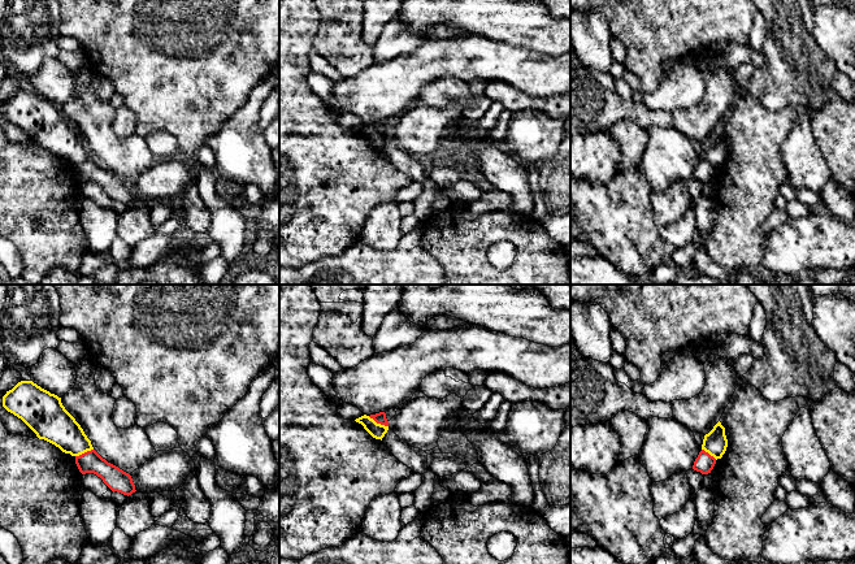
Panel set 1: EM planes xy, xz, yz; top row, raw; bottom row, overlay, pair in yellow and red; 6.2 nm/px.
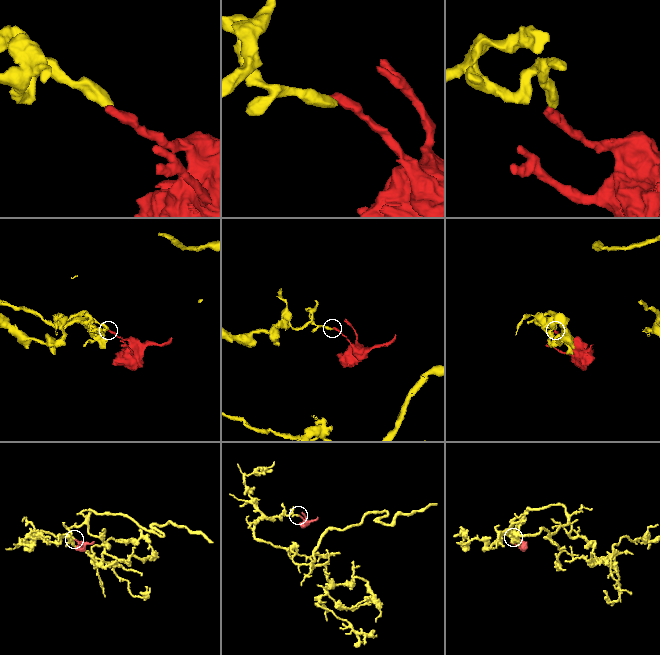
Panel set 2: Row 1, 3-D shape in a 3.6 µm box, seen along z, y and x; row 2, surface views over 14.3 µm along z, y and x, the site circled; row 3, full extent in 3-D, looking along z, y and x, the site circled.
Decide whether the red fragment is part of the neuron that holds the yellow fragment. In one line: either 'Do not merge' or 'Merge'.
Do not merge

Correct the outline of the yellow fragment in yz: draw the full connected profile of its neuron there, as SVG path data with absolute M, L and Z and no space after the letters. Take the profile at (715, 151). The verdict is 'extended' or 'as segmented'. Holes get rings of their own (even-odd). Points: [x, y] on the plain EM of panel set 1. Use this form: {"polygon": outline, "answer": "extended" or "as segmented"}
{"polygon": "M719 130L713 138L704 144L702 159L708 161L716 169L721 168L728 156L725 136Z", "answer": "as segmented"}

